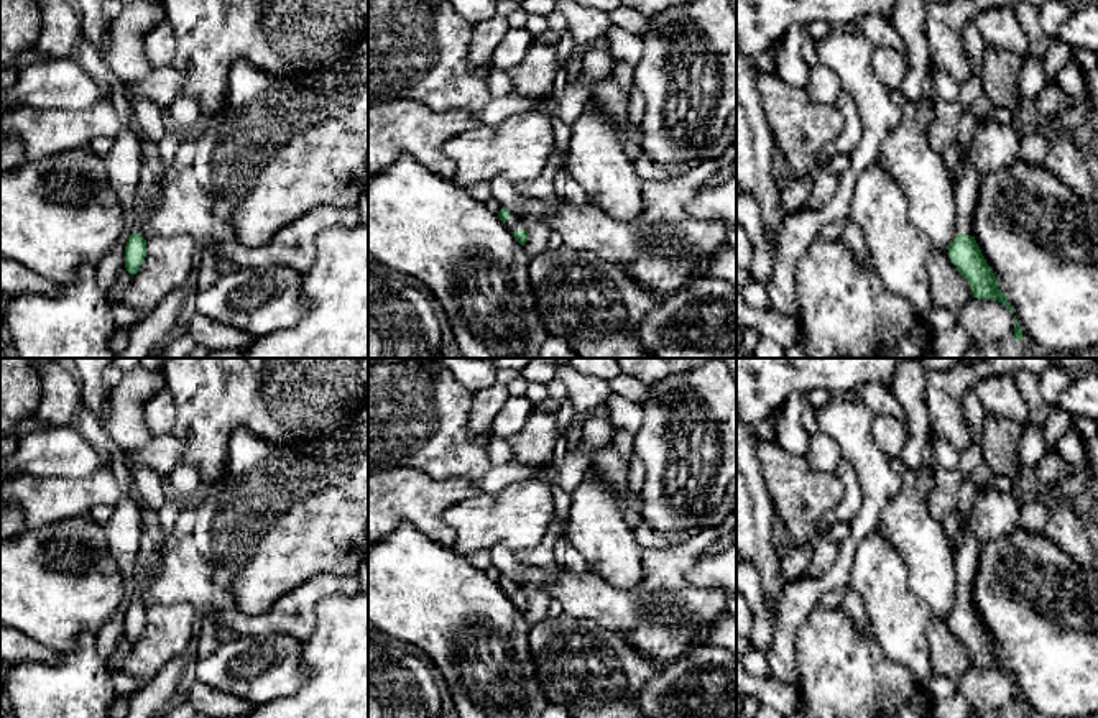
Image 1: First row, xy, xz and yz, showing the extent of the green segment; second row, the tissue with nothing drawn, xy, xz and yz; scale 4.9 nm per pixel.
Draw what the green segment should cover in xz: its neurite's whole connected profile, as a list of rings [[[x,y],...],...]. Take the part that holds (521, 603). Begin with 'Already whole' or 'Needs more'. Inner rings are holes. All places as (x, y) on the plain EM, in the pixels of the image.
Needs more. [[[501,577],[498,580],[498,585],[505,591],[505,595],[513,601],[516,610],[524,614],[524,611],[528,610],[528,600],[526,600],[523,585],[518,585],[506,577]]]

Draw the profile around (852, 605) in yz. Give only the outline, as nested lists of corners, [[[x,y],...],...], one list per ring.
[[[847,588],[845,598],[842,601],[842,610],[853,619],[858,631],[863,634],[870,634],[870,619],[865,613],[863,598],[858,595],[856,590]]]

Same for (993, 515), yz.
[[[975,493],[970,526],[981,544],[996,541],[1019,526],[1021,503],[1011,493]]]

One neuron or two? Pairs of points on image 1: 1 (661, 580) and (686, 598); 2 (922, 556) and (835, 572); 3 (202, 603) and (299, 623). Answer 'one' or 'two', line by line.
1: one
2: two
3: one

